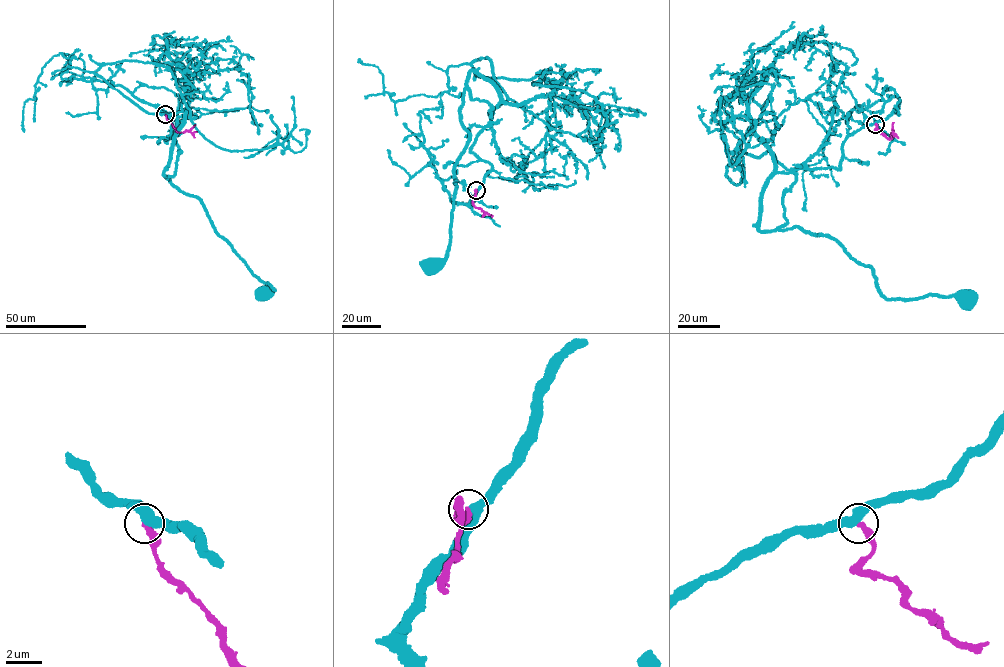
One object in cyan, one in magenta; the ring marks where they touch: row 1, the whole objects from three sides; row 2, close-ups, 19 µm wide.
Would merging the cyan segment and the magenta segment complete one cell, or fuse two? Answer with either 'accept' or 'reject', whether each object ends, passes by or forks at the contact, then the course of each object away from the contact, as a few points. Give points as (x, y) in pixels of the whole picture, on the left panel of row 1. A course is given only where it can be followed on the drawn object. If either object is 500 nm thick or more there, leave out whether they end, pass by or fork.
reject; cyan passes by; magenta ends; course cyan (165, 115), (180, 126), (164, 139), (180, 152), (166, 177), (272, 285), (263, 292); course magenta (165, 115), (175, 130), (187, 130), (194, 137)

